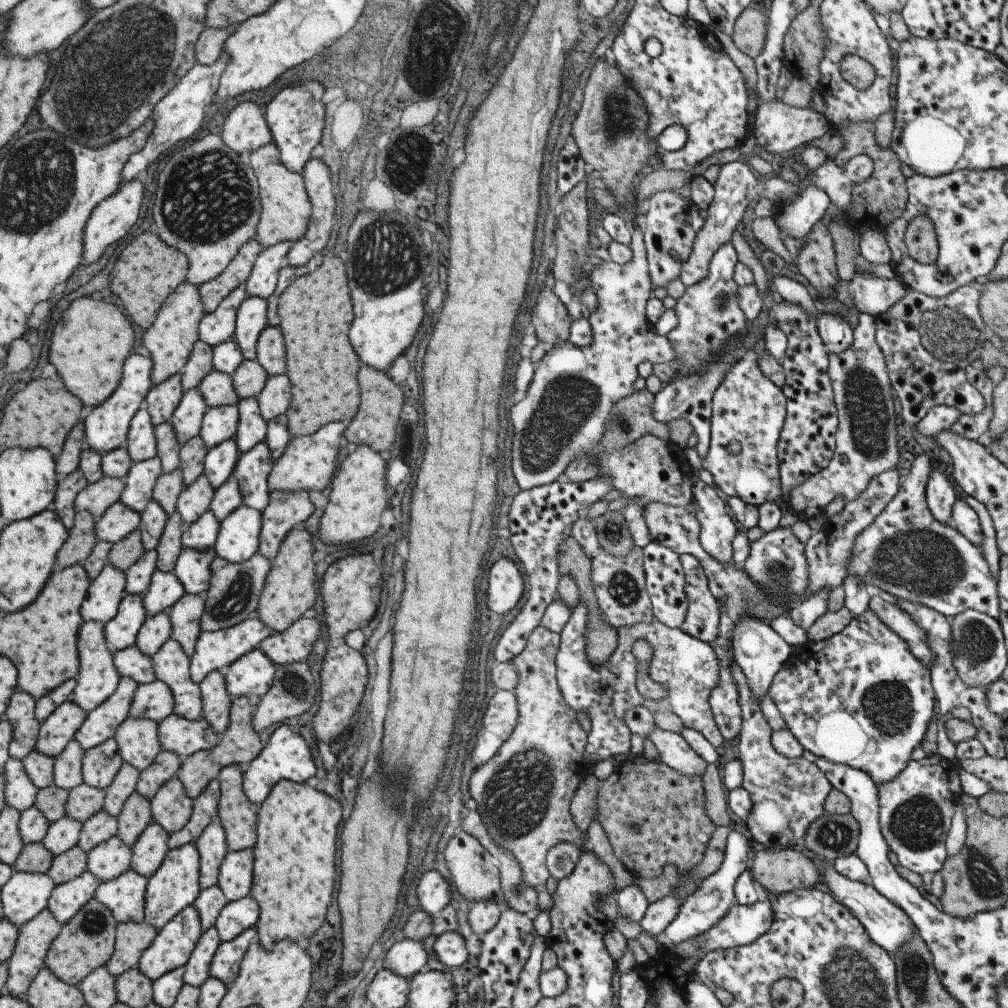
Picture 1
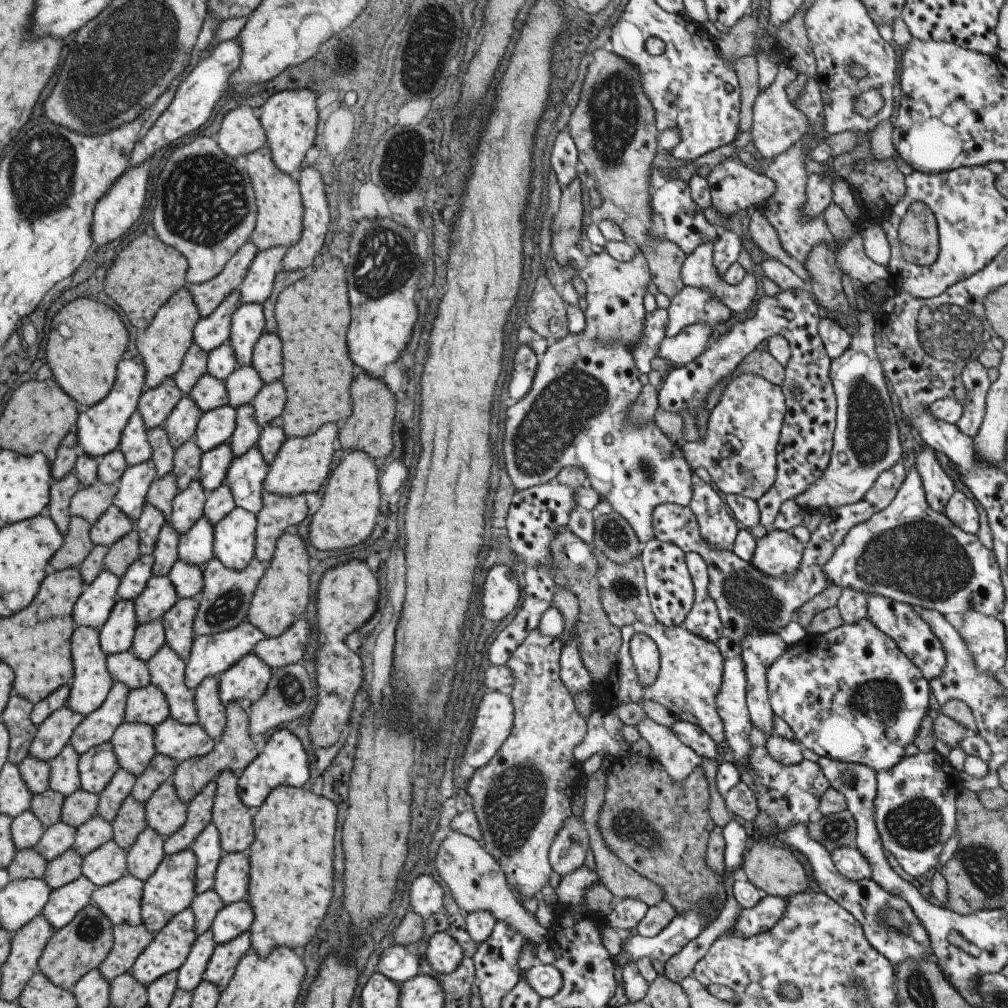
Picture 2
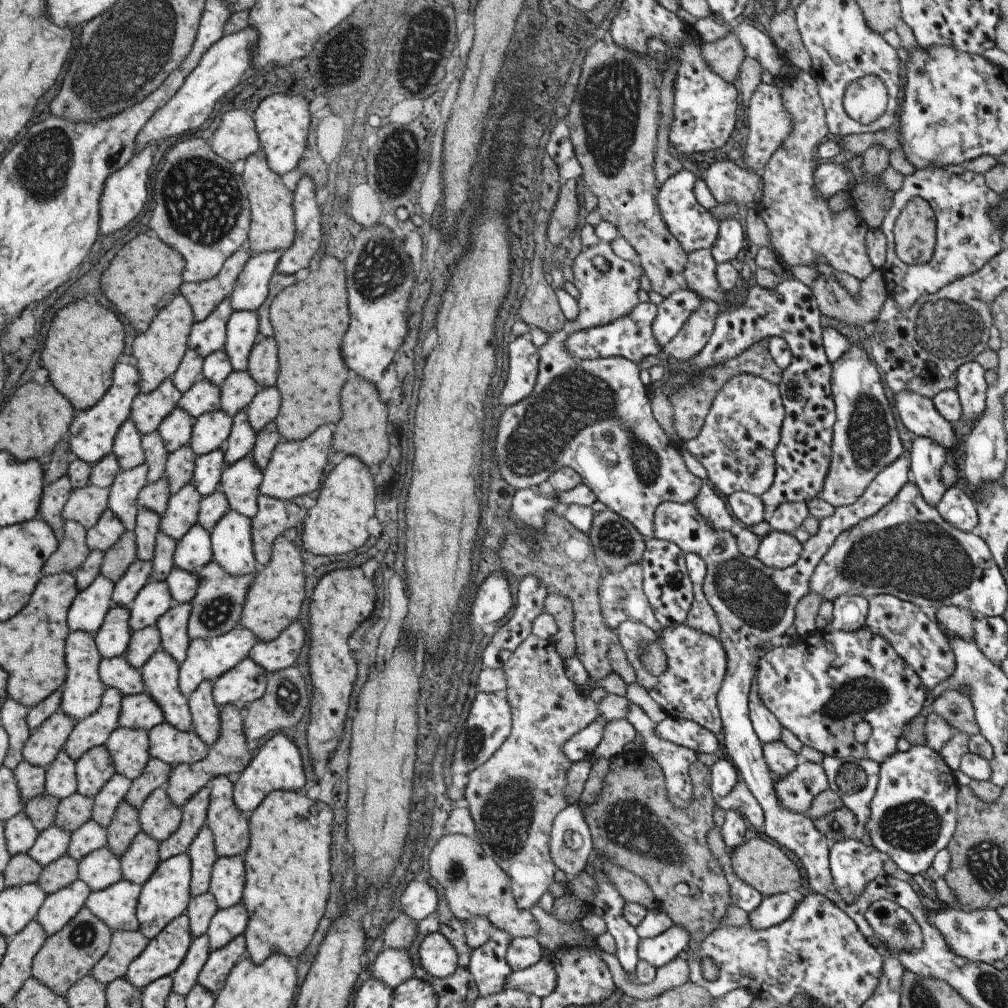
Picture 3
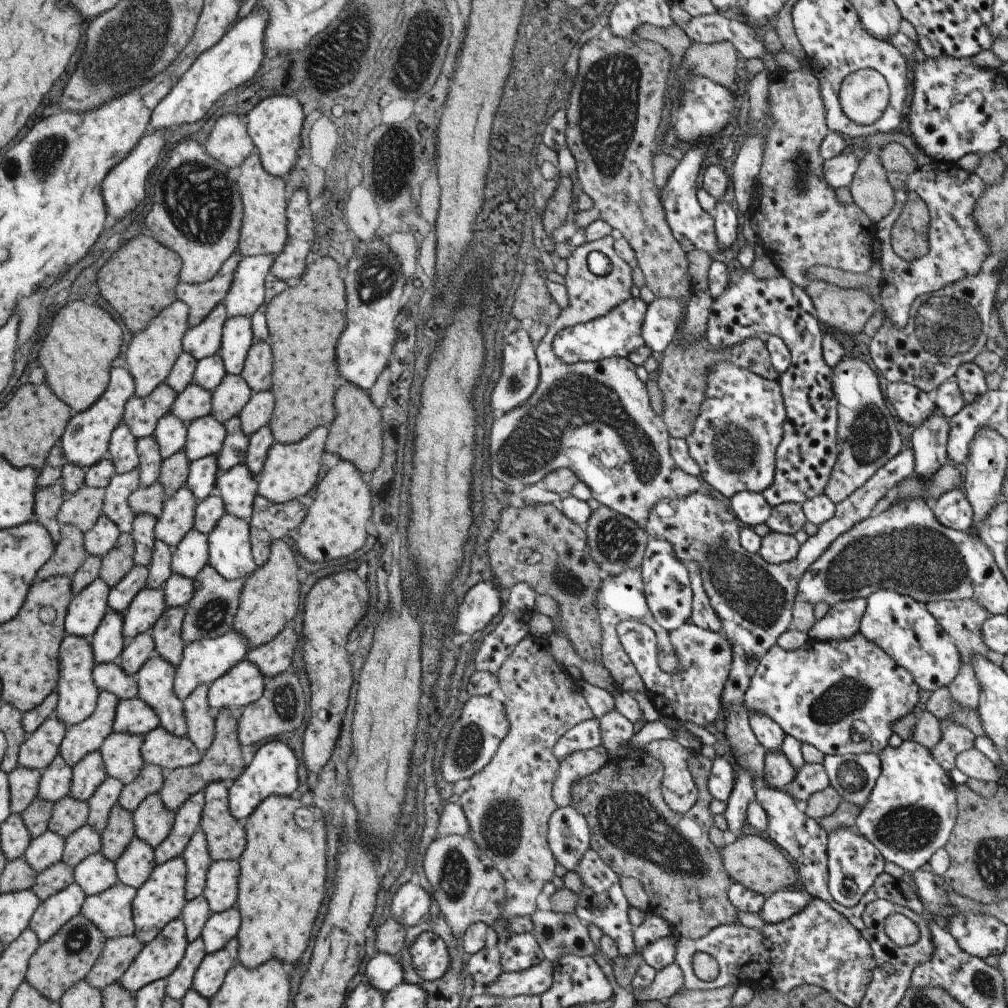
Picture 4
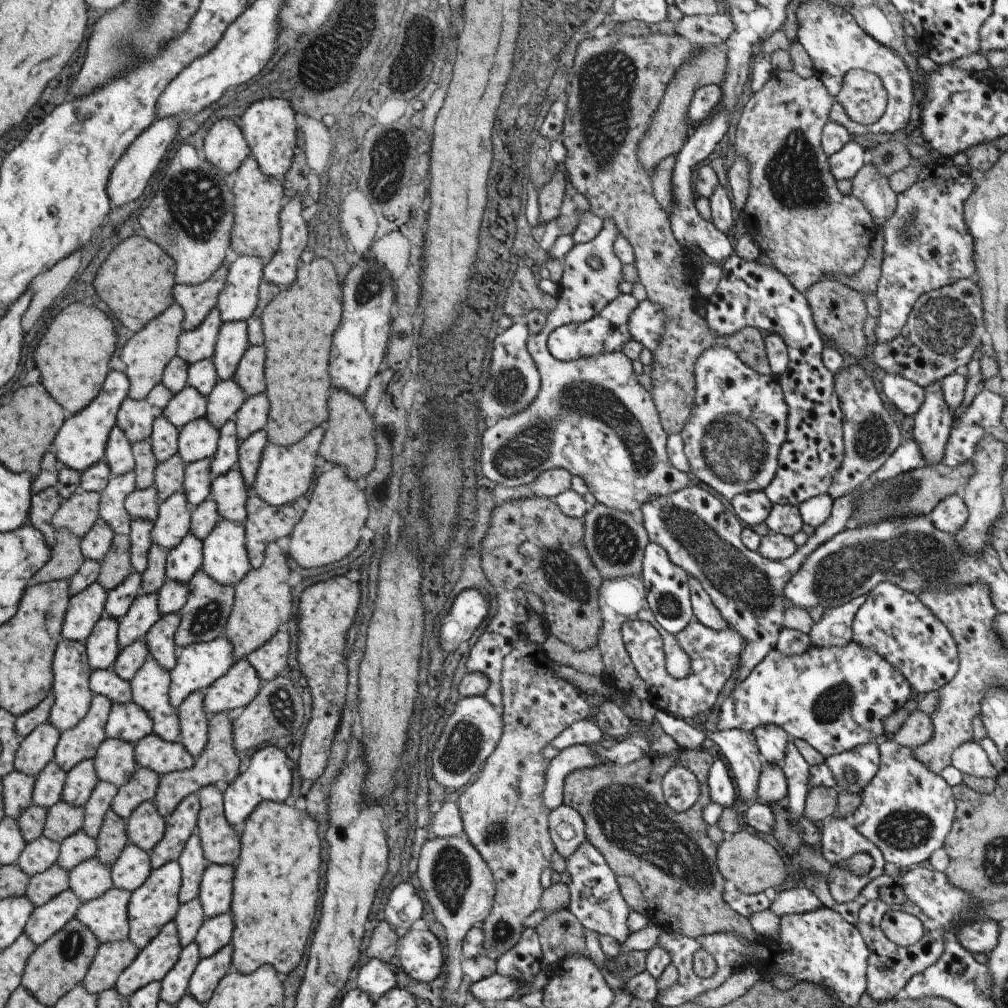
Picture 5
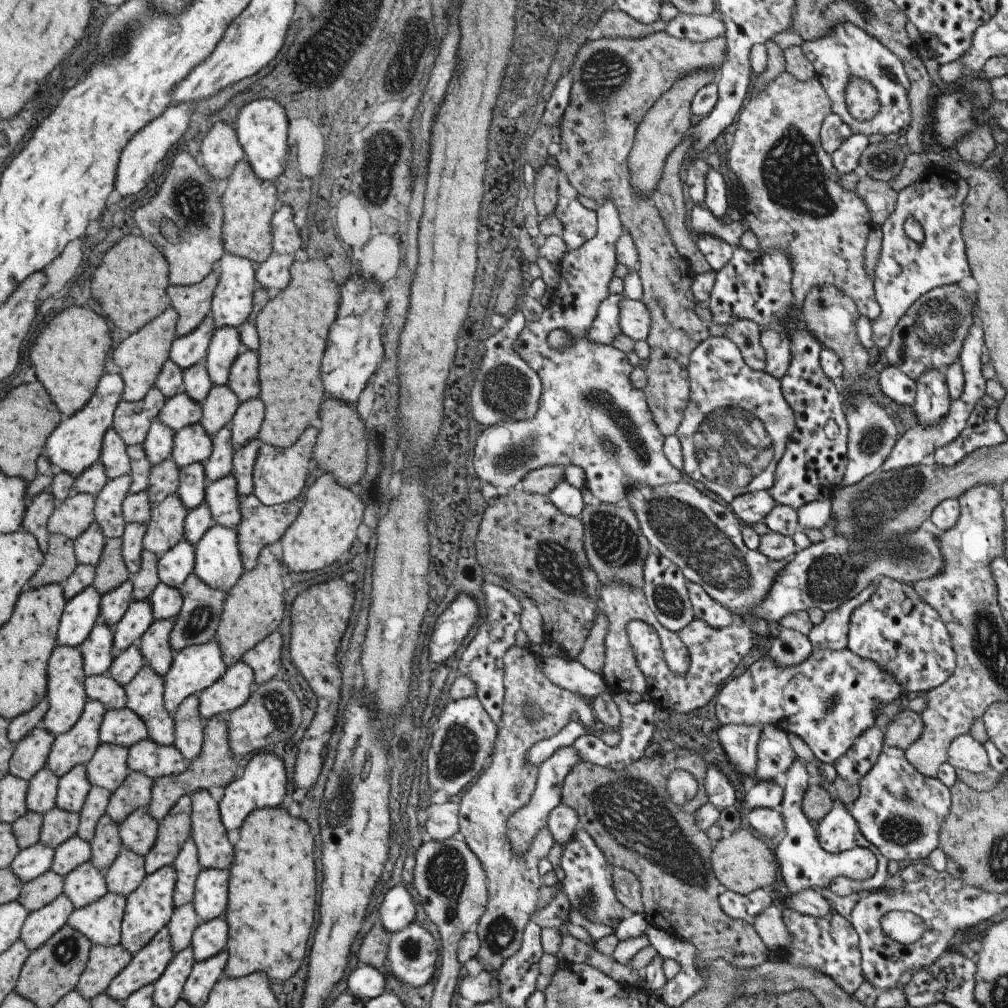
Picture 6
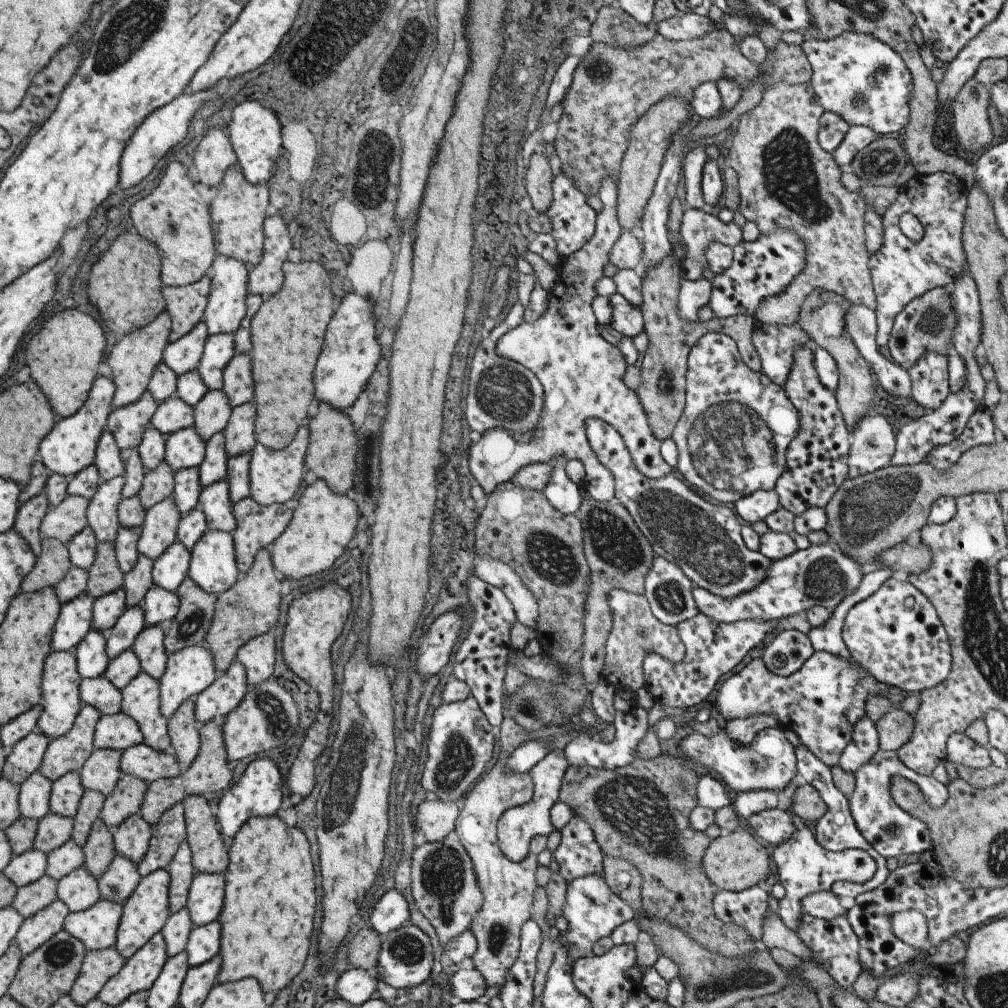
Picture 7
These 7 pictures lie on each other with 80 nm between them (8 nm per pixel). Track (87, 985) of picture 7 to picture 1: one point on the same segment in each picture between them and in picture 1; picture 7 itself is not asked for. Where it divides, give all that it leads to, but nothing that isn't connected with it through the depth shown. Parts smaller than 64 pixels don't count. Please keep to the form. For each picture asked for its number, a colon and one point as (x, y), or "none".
1: (130, 939)
2: (128, 942)
3: (124, 947)
4: (118, 953)
5: (110, 959)
6: (104, 962)

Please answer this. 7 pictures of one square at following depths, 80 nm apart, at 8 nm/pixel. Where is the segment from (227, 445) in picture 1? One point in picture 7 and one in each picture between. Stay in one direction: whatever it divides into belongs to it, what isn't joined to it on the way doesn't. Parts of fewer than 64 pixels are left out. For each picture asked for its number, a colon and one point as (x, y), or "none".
2: (213, 464)
3: (206, 474)
4: (201, 474)
5: (196, 477)
6: (191, 483)
7: (186, 487)

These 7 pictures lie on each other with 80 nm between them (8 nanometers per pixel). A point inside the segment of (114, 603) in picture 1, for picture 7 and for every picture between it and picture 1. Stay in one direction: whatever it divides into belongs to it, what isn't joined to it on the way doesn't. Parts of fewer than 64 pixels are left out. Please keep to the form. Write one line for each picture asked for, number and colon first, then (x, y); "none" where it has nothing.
2: (92, 607)
3: (88, 608)
4: (84, 612)
5: (85, 608)
6: (81, 612)
7: (74, 620)

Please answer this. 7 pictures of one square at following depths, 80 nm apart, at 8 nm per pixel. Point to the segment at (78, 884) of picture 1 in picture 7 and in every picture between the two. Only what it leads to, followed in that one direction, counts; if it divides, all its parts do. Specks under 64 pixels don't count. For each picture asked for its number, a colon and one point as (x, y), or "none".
2: (63, 903)
3: (58, 908)
4: (51, 914)
5: (47, 919)
6: (41, 924)
7: (35, 930)

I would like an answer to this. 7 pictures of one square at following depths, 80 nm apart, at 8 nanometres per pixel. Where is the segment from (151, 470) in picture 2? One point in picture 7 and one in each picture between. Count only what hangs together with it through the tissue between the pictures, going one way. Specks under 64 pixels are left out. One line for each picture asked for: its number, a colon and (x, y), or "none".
3: (121, 500)
4: (114, 506)
5: (110, 509)
6: (107, 503)
7: (101, 516)

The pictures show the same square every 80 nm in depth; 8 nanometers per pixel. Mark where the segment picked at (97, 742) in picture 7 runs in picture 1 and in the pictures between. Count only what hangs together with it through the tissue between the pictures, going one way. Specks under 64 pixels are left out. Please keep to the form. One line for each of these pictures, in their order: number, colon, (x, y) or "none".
1: (153, 700)
2: (145, 705)
3: (138, 710)
4: (132, 716)
5: (127, 722)
6: (121, 727)

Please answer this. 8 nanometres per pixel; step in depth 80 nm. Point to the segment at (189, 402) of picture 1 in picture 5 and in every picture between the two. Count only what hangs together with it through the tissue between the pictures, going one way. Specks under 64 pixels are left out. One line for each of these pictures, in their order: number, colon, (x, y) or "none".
2: (180, 425)
3: (174, 430)
4: (169, 432)
5: (163, 438)

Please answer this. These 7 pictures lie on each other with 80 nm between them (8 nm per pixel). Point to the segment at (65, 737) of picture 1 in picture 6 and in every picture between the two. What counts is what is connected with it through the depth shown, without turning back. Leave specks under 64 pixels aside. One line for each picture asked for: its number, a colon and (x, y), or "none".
2: (52, 735)
3: (44, 743)
4: (36, 752)
5: (35, 750)
6: (29, 755)

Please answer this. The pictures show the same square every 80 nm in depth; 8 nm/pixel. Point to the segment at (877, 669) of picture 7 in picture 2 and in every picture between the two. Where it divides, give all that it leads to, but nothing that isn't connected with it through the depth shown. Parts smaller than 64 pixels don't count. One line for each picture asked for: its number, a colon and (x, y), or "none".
2: (900, 622)
3: (916, 638)
4: (905, 631)
5: (893, 623)
6: (904, 636)

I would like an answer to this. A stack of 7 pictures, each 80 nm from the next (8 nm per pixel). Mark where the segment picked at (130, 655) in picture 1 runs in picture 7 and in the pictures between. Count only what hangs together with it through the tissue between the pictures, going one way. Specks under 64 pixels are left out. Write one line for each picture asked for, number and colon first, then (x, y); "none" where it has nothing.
2: (123, 667)
3: (114, 672)
4: (107, 677)
5: (105, 682)
6: (103, 688)
7: (99, 692)

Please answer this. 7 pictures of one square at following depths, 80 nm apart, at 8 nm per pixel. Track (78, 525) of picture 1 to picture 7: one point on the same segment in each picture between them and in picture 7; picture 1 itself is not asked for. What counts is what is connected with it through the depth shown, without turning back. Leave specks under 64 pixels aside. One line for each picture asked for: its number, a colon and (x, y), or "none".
2: (75, 546)
3: (71, 551)
4: (68, 554)
5: (65, 557)
6: (58, 562)
7: (50, 566)

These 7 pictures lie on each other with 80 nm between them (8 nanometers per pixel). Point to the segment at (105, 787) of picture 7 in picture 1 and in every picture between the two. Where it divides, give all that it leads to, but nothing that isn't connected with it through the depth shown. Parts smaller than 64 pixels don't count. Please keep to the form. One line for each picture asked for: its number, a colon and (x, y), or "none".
1: (136, 737)
2: (132, 744)
3: (127, 747)
4: (119, 753)
5: (113, 763)
6: (106, 769)

